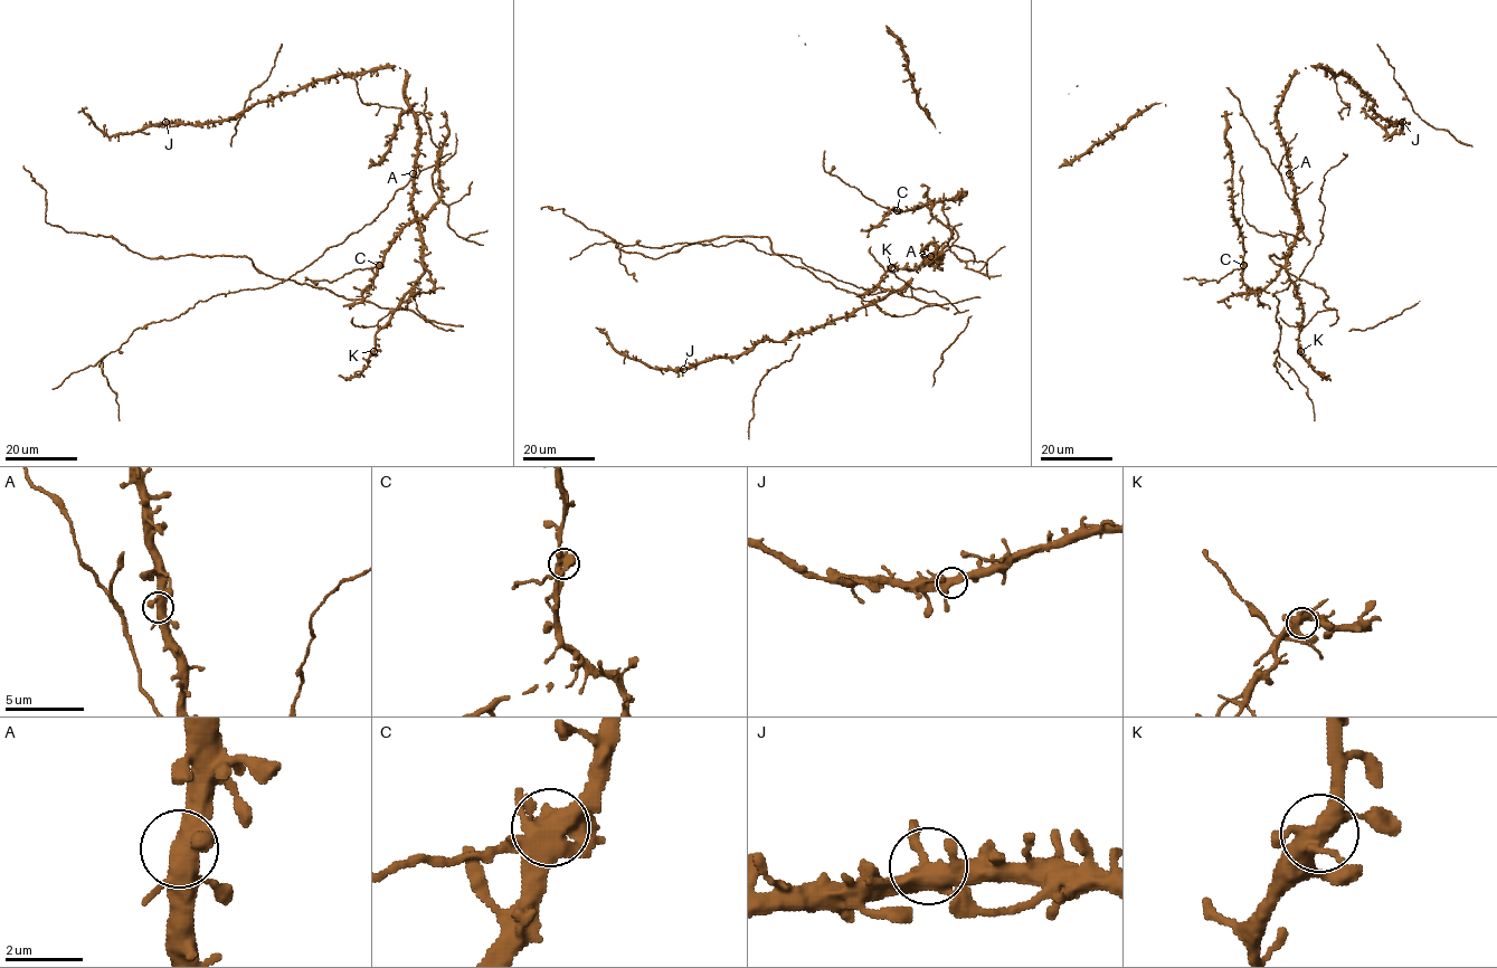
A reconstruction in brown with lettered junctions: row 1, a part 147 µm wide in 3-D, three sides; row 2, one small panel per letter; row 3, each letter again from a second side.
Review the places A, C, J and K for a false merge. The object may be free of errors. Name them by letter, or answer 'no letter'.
C

